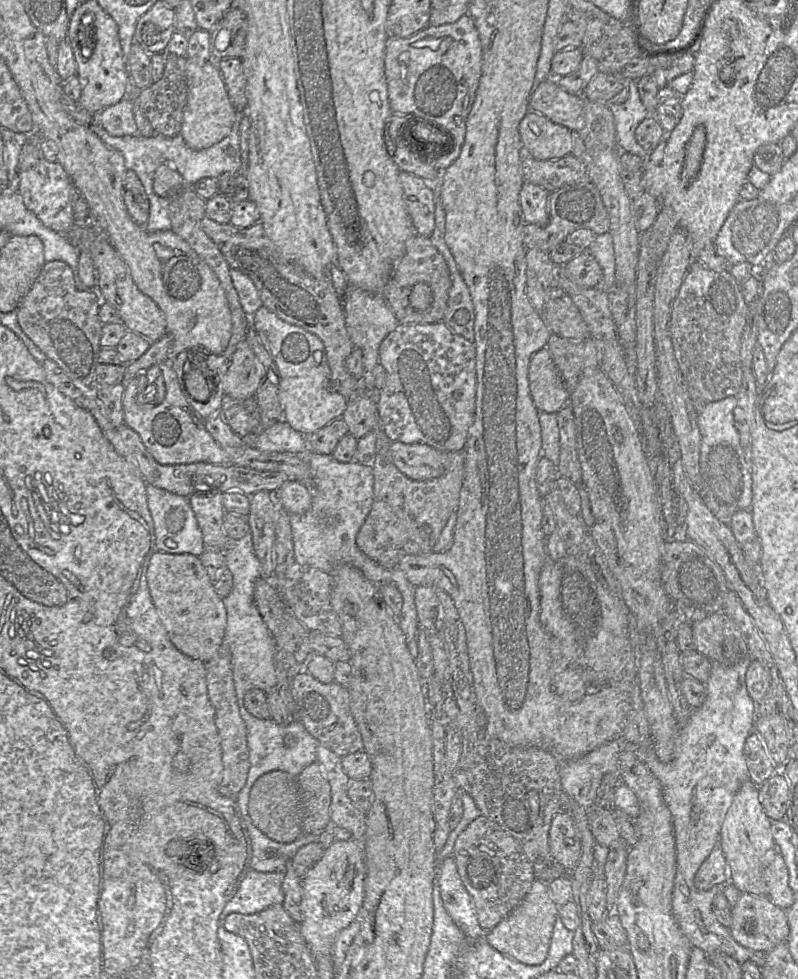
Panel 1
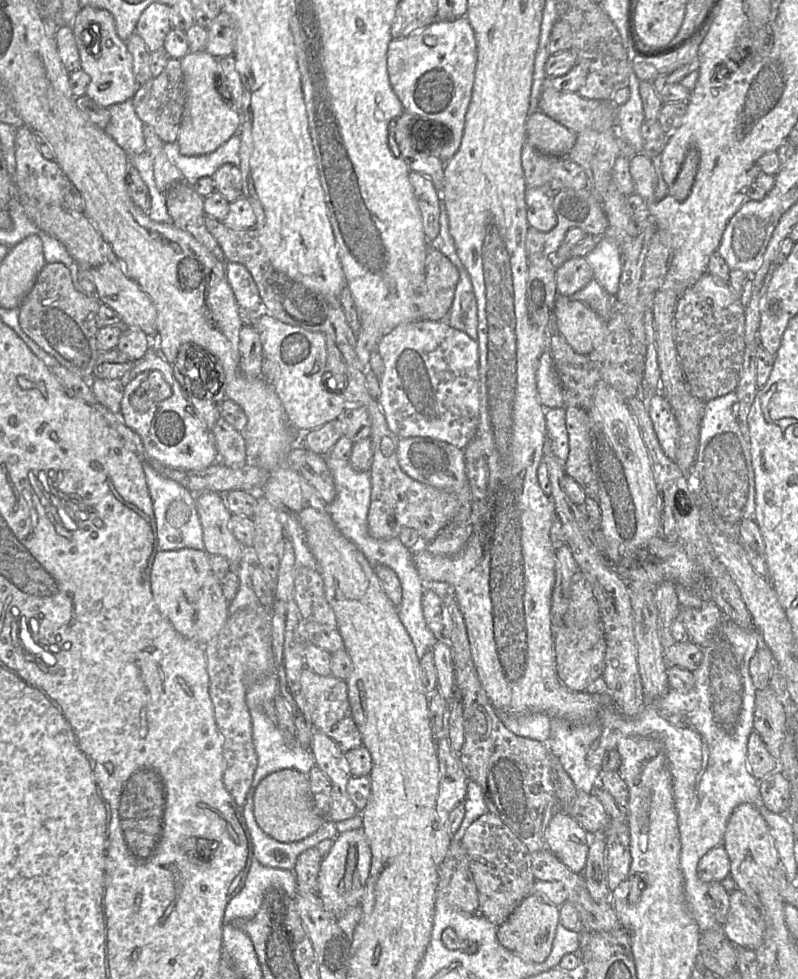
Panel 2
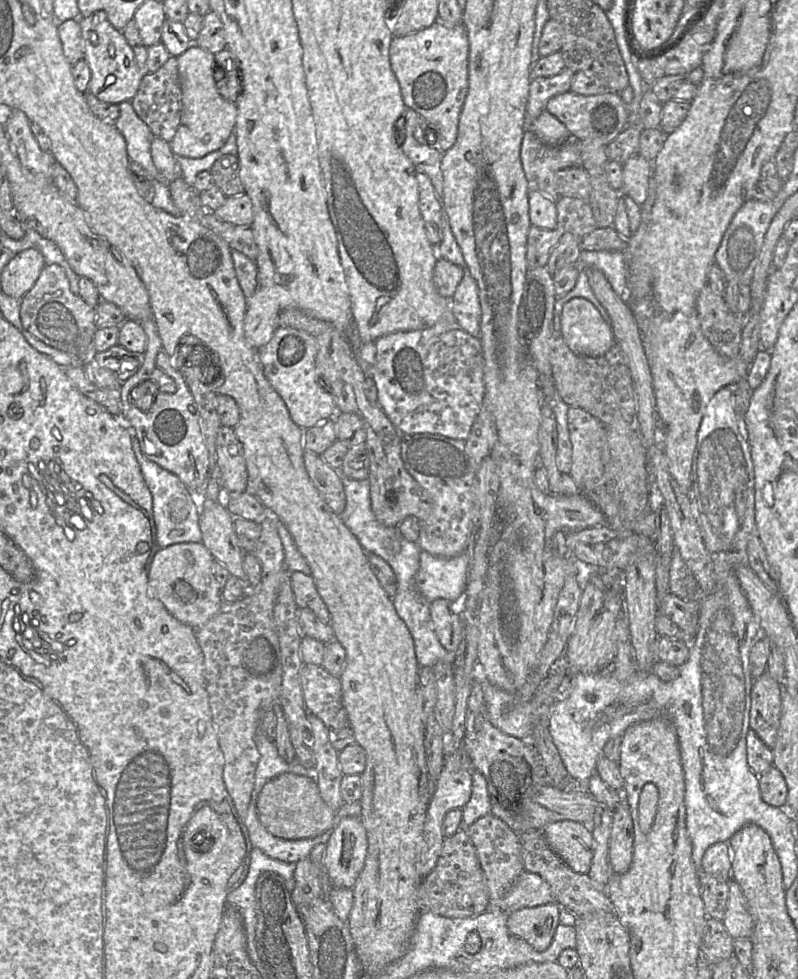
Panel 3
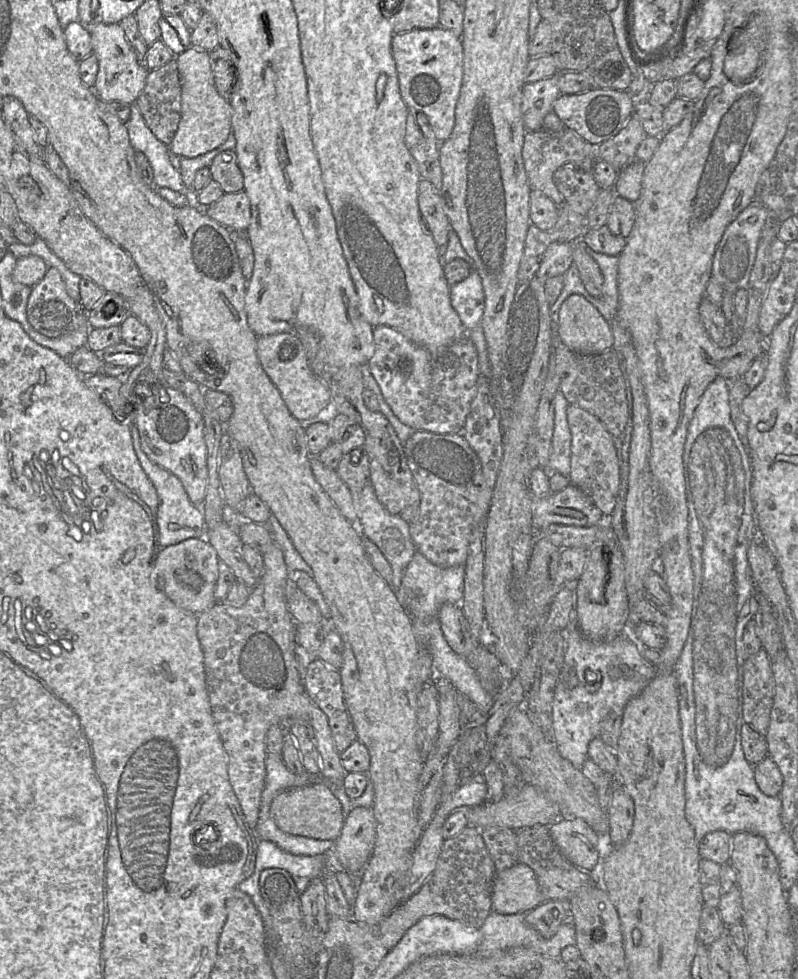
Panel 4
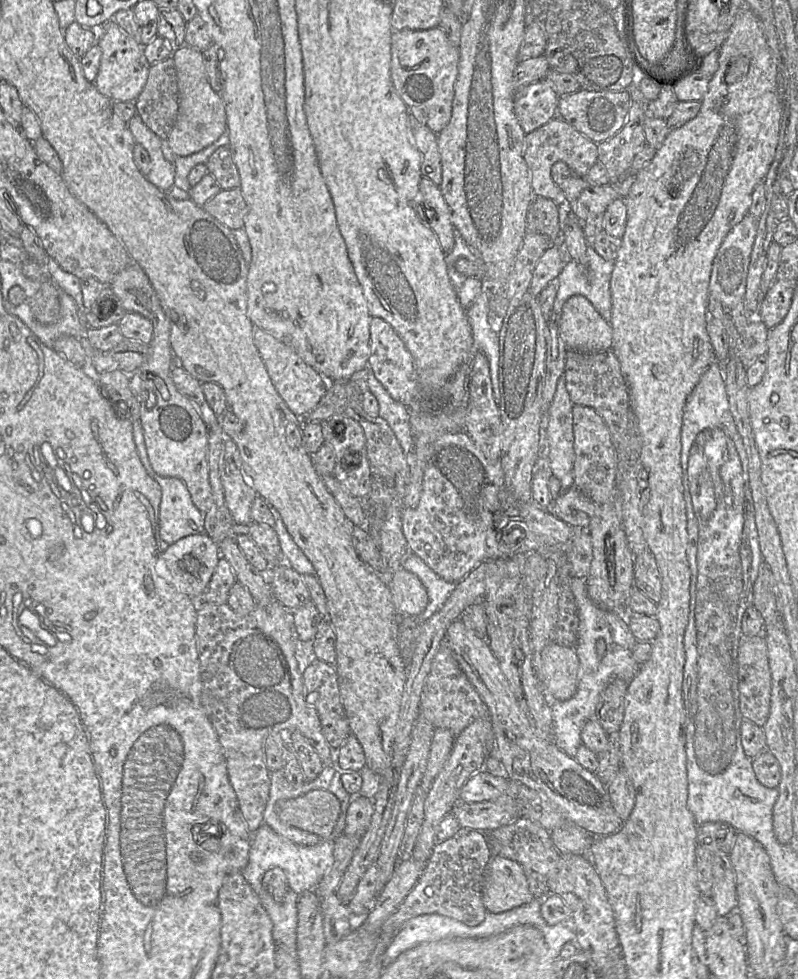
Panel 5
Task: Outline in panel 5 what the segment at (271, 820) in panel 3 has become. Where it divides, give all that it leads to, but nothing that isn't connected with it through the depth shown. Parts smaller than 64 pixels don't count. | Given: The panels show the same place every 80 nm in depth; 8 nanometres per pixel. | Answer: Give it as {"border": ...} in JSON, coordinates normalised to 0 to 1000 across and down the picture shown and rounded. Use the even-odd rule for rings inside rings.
{"border":[[[395,806],[371,815],[351,817],[345,826],[356,842],[409,858],[415,856],[420,847],[427,821],[411,806]]]}

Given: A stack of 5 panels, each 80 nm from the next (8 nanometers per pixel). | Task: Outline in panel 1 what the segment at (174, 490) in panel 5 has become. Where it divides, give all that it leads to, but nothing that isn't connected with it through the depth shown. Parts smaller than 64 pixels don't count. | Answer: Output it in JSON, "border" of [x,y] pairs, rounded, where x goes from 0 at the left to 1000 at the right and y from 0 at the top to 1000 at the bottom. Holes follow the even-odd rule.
{"border":[[[183,493],[185,519],[193,535],[195,563],[207,565],[237,565],[251,568],[256,563],[253,543],[236,509]]]}

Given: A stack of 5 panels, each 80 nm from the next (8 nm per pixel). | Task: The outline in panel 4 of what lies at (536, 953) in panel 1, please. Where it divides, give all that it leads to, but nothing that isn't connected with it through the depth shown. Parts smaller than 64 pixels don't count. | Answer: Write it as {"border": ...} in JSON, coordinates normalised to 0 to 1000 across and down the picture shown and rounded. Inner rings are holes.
{"border":[[[684,919],[658,933],[658,941],[679,957],[692,958],[712,933],[711,921]]]}

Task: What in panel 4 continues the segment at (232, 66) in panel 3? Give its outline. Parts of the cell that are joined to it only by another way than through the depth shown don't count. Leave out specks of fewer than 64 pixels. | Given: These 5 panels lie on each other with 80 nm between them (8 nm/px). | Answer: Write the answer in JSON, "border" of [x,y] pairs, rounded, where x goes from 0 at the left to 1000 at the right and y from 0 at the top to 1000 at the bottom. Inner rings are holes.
{"border":[[[273,46],[262,52],[262,62],[273,96],[281,100],[287,100],[296,84],[296,69],[287,53]]]}

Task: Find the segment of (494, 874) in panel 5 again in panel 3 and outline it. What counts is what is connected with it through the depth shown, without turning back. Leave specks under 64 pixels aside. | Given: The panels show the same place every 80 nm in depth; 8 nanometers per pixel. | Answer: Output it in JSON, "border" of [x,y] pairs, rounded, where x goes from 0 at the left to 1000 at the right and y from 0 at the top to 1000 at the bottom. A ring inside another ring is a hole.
{"border":[[[657,889],[628,922],[634,933],[695,921],[689,904],[674,893]]]}

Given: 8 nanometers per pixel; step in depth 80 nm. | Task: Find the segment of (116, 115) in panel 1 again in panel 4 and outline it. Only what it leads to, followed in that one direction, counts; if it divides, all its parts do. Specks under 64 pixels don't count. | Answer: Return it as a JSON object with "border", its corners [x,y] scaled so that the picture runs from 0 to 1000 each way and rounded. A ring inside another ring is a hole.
{"border":[[[169,105],[163,106],[163,121],[155,127],[167,152],[182,157],[189,168],[193,190],[222,196],[234,195],[224,174],[213,165],[211,149],[194,140]]]}

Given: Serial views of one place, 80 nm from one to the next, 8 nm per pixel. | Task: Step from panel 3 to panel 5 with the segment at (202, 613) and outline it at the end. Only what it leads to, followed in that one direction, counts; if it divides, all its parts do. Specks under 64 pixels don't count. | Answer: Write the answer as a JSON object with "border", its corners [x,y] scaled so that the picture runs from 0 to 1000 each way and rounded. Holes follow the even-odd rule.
{"border":[[[258,545],[236,546],[206,560],[203,571],[219,601],[243,613],[251,612],[277,569],[273,557]]]}

